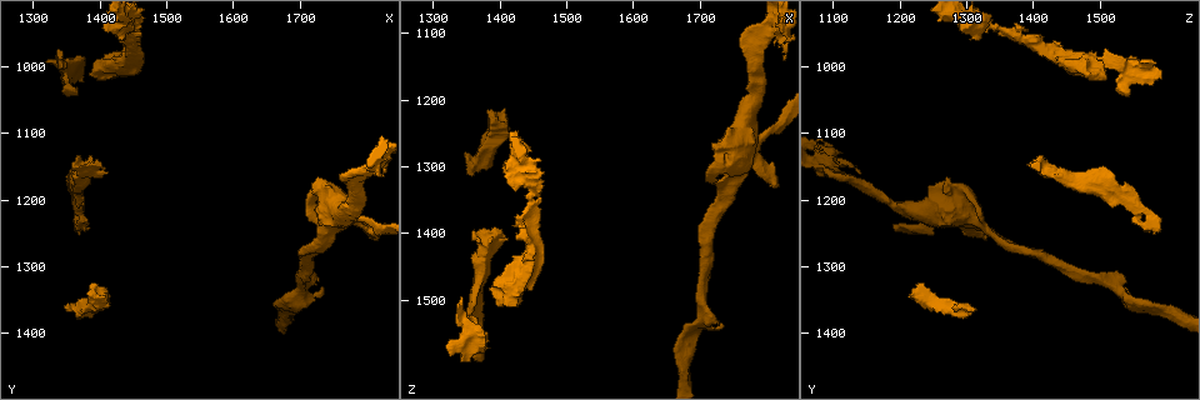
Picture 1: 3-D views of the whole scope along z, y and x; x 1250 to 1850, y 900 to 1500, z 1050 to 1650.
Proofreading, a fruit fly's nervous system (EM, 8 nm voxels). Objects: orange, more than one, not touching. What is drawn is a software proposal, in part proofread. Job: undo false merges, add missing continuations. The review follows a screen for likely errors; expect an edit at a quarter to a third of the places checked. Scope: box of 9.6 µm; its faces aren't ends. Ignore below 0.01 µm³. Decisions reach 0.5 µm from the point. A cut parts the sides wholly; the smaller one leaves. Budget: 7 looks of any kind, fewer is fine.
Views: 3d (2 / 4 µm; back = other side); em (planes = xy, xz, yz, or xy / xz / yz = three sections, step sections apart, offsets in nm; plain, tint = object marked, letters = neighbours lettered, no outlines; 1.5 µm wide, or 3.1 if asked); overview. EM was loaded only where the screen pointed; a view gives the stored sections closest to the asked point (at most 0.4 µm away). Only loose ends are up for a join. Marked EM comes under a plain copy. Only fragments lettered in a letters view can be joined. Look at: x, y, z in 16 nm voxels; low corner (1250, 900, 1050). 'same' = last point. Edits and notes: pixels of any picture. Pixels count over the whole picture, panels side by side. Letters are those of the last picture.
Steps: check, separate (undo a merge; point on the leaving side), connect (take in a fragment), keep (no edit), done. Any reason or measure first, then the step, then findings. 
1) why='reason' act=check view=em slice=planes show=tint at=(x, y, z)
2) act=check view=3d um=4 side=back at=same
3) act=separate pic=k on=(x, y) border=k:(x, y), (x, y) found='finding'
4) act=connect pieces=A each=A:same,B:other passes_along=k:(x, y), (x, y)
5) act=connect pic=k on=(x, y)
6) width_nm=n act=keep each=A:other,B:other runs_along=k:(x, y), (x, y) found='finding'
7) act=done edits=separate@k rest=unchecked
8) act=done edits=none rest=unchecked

why='sudden change in width' act=check view=em slice=planes show=tint at=(1445, 985, 1435)

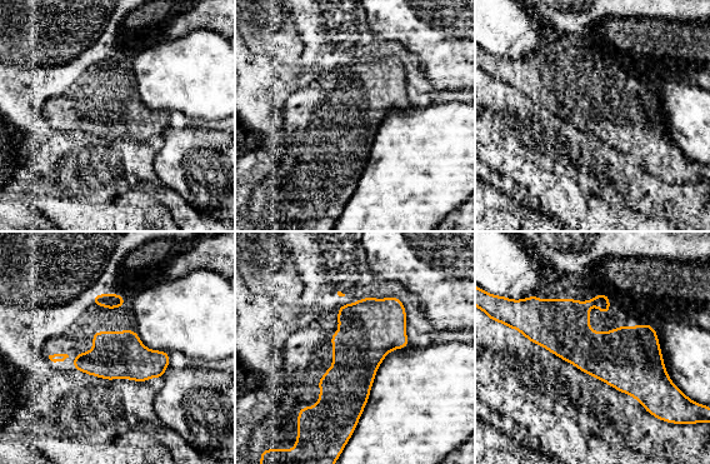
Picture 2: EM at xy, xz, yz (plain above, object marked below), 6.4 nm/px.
why='what lies round it' act=check view=em slice=planes show=letters at=same

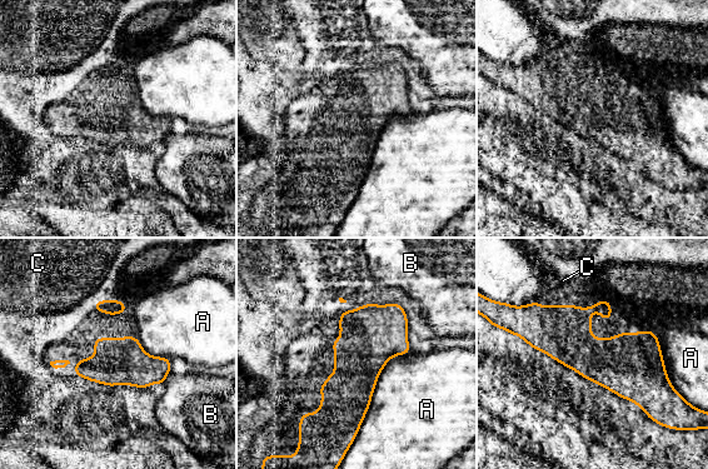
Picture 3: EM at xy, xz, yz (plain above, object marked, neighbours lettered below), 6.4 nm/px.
act=keep each=A:other,B:other,C:other border=3:(410, 350), (382, 370), (350, 444) found='all the same neuron'

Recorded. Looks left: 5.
why='an open end' act=check view=3d um=4 at=(1350, 1370, 1310)

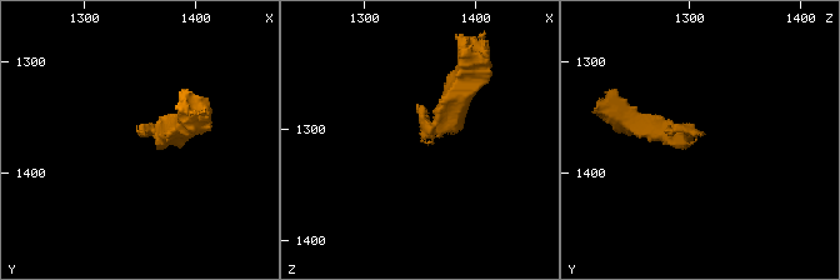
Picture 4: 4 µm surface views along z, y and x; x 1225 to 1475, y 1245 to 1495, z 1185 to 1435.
act=check view=em slice=yz step=8 show=letters at=(1350, 1364, 1312)

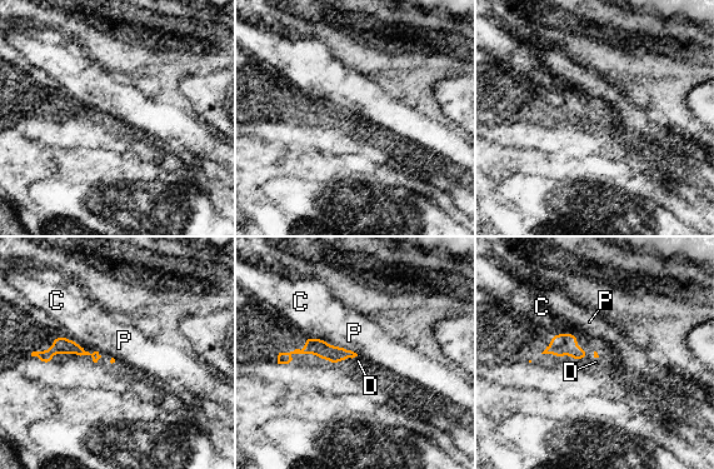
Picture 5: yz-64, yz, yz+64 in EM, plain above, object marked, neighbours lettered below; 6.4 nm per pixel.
act=connect pieces=D each=C:other,D:same,P:other passes_along=5:(318, 347), (354, 357), (358, 360) found='it goes on there'

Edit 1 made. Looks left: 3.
act=done edits=connect@5 rest=unchecked

